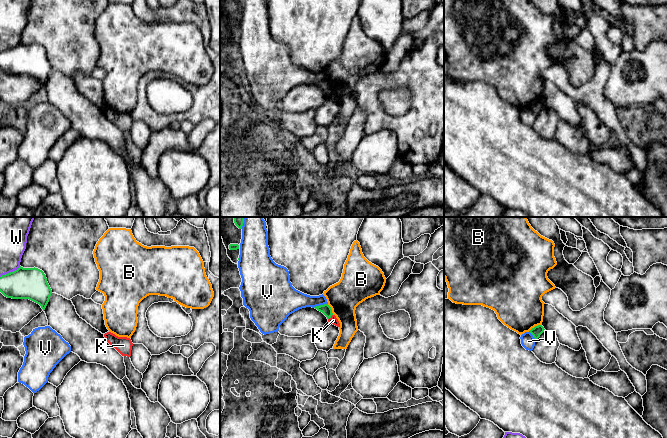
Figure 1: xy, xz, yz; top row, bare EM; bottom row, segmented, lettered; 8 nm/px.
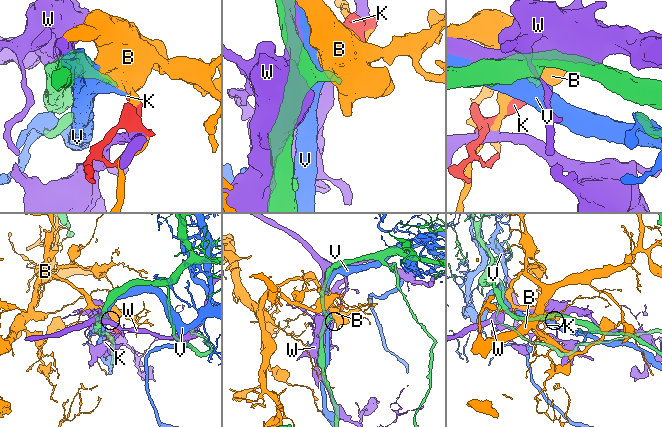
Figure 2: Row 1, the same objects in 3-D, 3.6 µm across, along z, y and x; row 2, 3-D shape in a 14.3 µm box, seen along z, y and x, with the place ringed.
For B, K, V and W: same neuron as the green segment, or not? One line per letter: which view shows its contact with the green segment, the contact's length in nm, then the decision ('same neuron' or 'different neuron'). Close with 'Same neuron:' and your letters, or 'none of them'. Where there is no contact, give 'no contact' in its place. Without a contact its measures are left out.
B: yz | 120 nm | different neuron
K: xz | 60 nm | different neuron
V: xz | 120 nm | different neuron
W: xy | 190 nm | different neuron
Same neuron: none of them

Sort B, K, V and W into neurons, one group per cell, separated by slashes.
B / K / V / W

